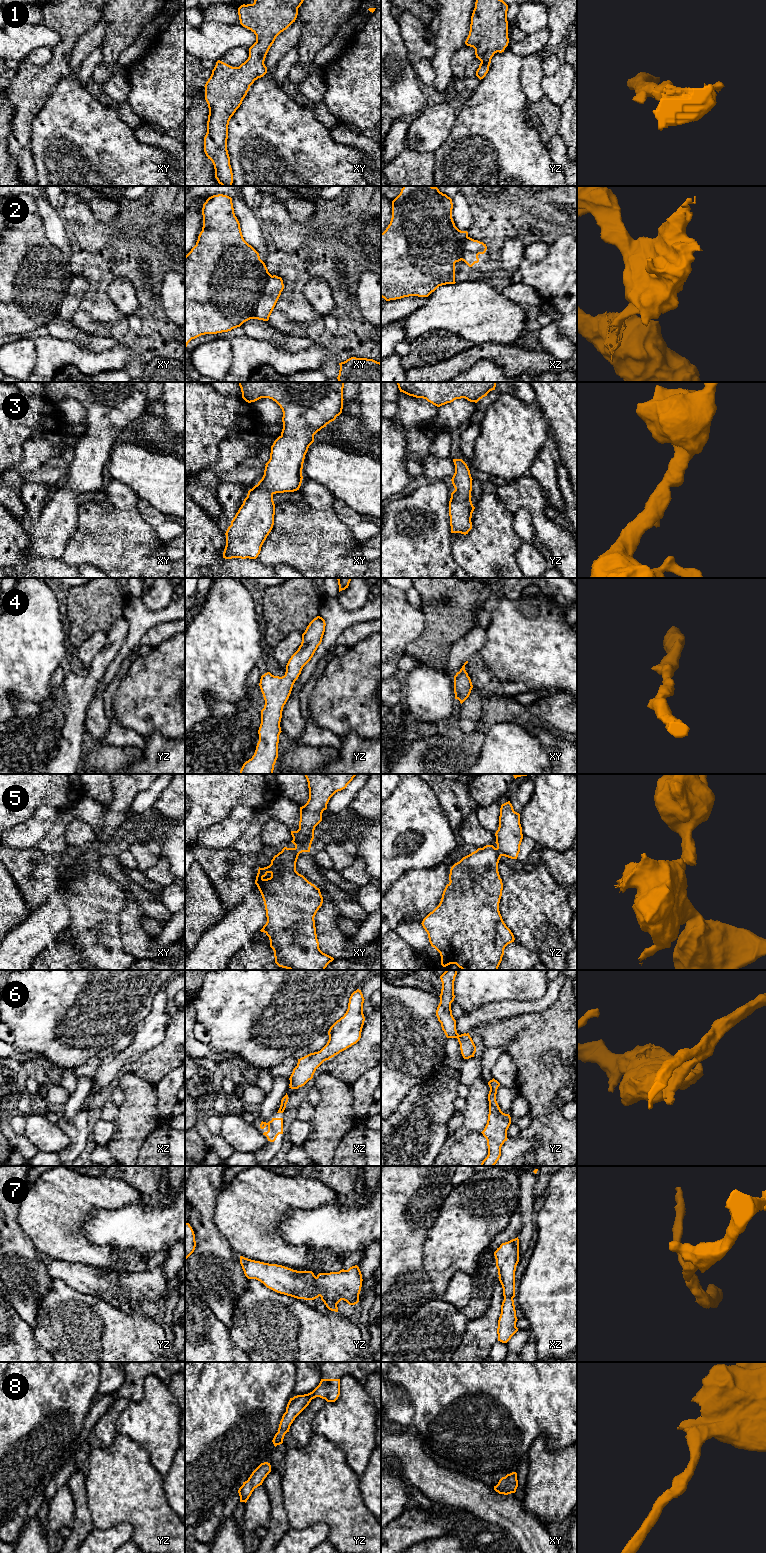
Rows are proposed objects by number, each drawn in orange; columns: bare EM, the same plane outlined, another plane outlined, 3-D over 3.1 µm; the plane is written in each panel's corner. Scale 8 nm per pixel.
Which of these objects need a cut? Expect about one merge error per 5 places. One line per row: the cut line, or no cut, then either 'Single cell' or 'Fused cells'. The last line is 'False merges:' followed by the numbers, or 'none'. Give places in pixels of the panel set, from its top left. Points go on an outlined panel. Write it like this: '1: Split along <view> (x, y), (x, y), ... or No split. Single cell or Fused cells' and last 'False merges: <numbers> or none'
1: No split. Single cell
2: No split. Single cell
3: No split. Single cell
4: No split. Single cell
5: Split along yz (496, 848), (501, 855). Fused cells
6: No split. Single cell
7: No split. Single cell
8: No split. Single cell
False merges: 5

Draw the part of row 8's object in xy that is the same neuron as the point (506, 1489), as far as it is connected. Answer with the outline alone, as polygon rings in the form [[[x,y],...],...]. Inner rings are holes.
[[[512,1472],[507,1474],[505,1477],[502,1477],[498,1484],[494,1486],[494,1490],[499,1494],[508,1495],[515,1493],[518,1487],[517,1473]]]

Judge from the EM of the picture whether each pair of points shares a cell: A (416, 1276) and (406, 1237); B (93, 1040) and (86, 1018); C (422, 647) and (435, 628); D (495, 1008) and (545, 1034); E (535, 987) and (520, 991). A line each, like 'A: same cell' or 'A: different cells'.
A: same cell
B: same cell
C: same cell
D: different cells
E: same cell

